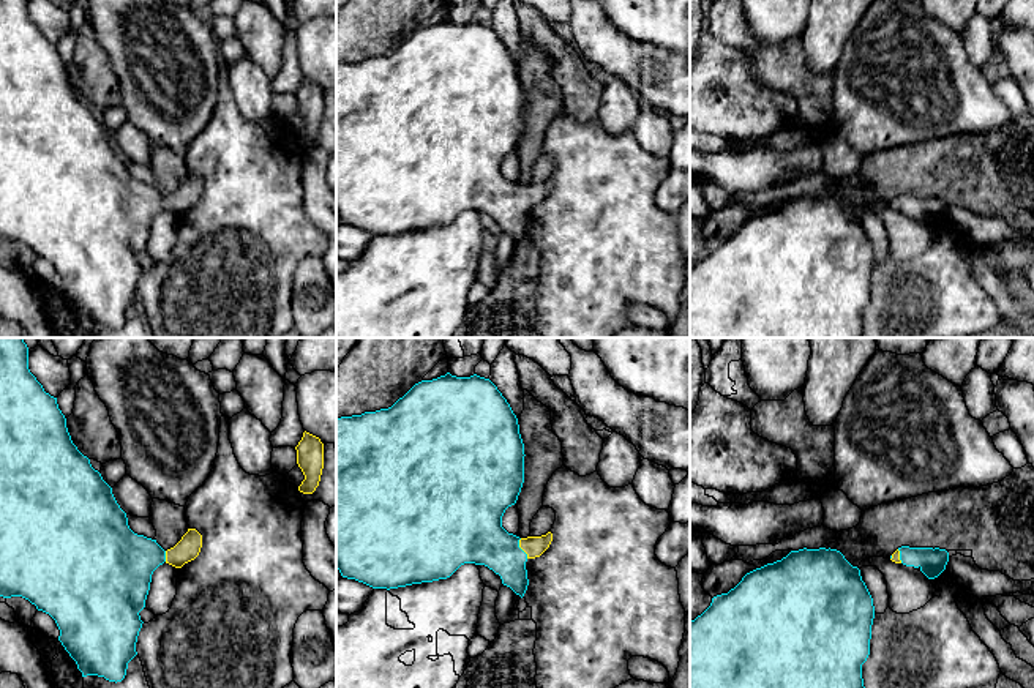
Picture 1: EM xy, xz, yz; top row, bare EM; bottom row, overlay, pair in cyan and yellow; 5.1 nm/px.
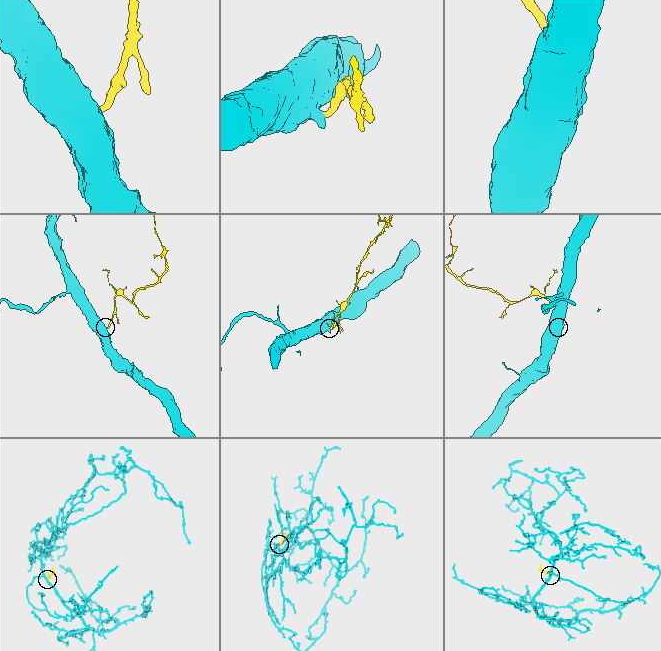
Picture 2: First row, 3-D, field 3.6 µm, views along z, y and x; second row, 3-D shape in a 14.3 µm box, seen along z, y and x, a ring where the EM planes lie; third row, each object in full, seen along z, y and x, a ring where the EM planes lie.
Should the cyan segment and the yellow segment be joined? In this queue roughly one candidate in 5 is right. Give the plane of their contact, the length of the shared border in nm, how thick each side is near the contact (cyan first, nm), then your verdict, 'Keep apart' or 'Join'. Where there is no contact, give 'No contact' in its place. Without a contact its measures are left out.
Touches cyan in xz. Shared border 110 nm. Thickness 300 nm (cyan) against 110 nm. Join

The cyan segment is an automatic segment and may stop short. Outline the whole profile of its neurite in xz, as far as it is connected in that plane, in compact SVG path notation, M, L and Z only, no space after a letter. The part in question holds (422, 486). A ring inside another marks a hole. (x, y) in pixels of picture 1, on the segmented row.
M447 372L433 380L415 383L391 407L336 420L336 568L343 578L355 579L373 589L398 589L412 584L433 582L450 578L461 565L485 565L500 576L502 584L521 598L529 579L526 562L540 557L551 544L553 533L519 538L502 527L505 510L516 503L524 483L524 443L519 434L518 418L497 387L477 374L456 377Z

